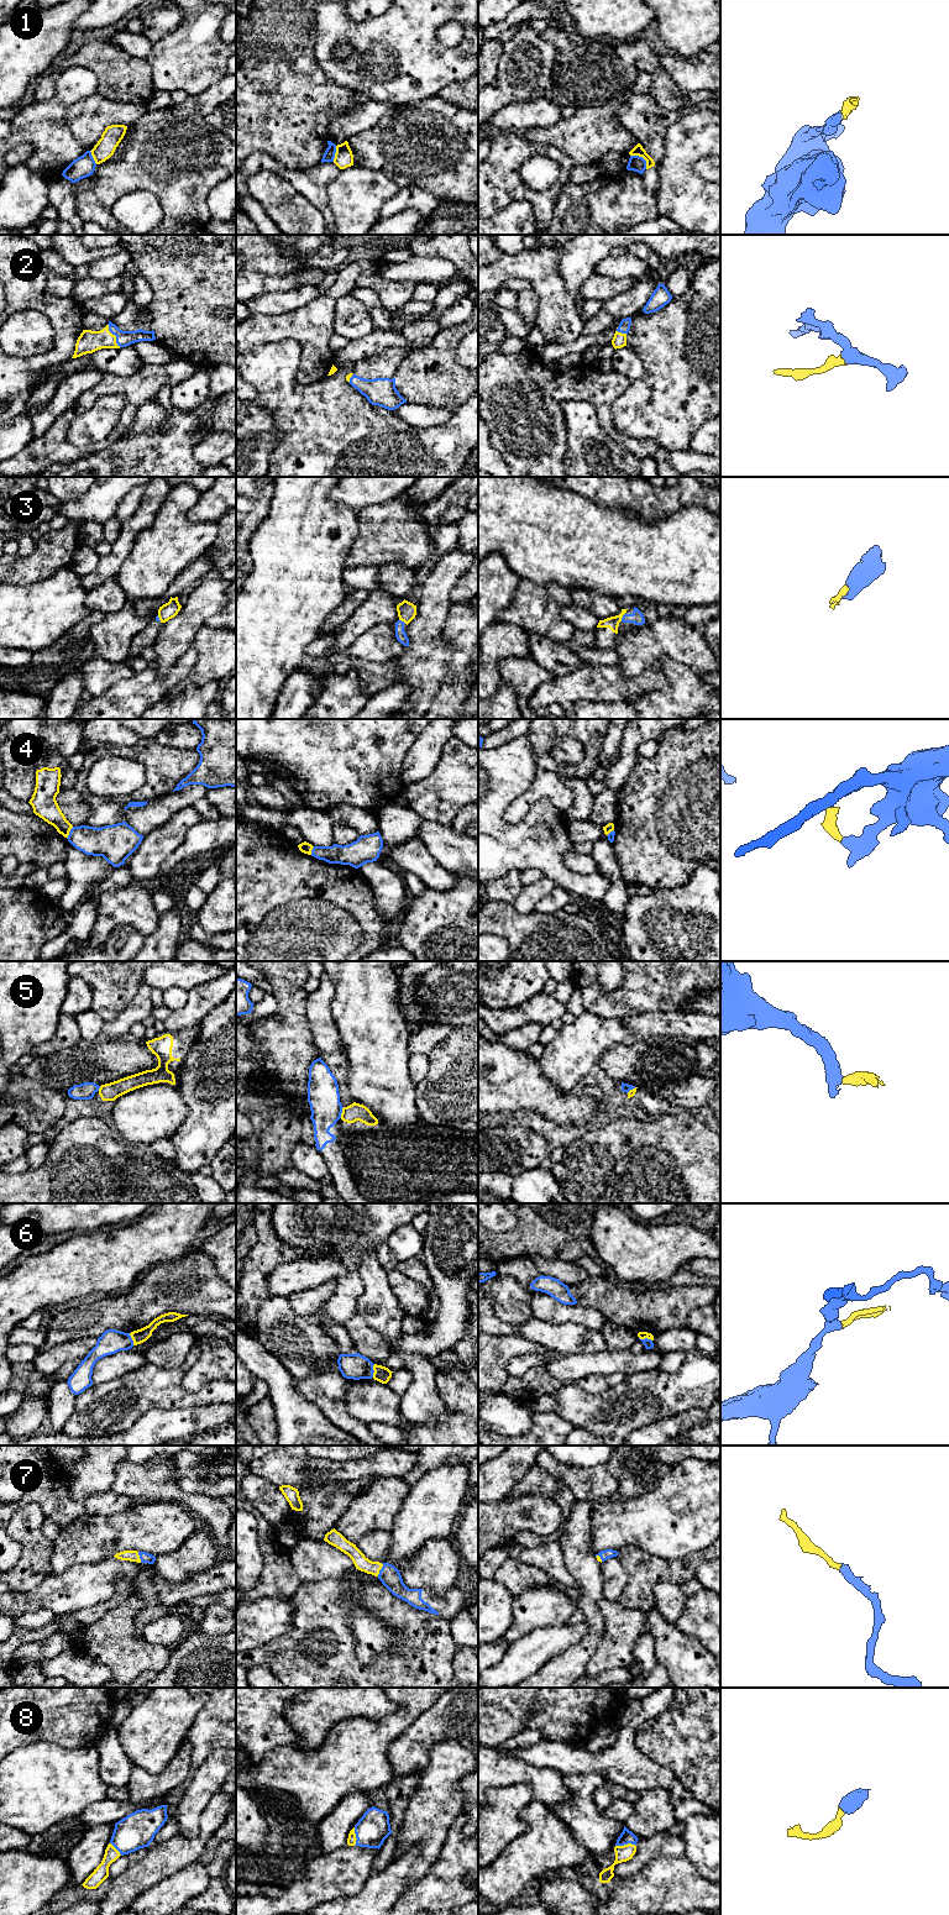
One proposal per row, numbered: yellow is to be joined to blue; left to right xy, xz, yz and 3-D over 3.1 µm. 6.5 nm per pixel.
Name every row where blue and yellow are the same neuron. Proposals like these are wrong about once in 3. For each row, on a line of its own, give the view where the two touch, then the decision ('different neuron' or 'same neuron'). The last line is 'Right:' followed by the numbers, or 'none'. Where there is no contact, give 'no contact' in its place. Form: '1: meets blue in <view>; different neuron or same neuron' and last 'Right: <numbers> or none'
1: meets blue in yz; different neuron
2: meets blue in xy; same neuron
3: meets blue in yz; same neuron
4: meets blue in xy; different neuron
5: meets blue in xz; different neuron
6: meets blue in xz; different neuron
7: meets blue in xz; same neuron
8: meets blue in yz; same neuron
Right: 2, 3, 7, 8

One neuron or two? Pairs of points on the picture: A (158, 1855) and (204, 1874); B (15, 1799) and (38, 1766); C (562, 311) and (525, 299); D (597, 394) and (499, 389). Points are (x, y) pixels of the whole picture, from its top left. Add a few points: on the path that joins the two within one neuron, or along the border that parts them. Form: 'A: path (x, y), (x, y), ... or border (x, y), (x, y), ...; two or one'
A: border (198, 1860), (161, 1879); two
B: path (24, 1790), (38, 1774); one
C: border (531, 287), (538, 298), (538, 316), (535, 321); two
D: border (555, 377), (554, 398), (559, 403); two

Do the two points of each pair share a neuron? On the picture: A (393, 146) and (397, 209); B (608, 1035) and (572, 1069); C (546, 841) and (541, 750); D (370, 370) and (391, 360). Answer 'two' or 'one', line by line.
A: two
B: one
C: two
D: one

